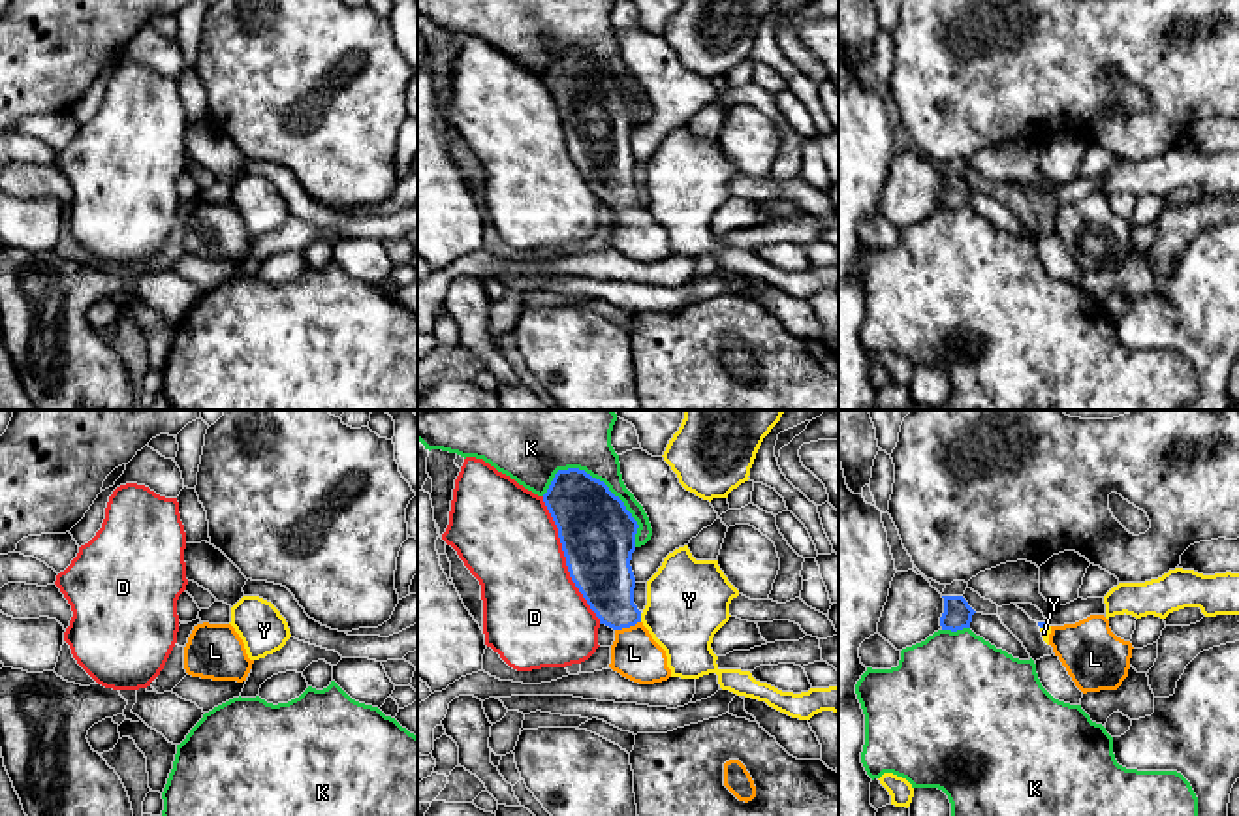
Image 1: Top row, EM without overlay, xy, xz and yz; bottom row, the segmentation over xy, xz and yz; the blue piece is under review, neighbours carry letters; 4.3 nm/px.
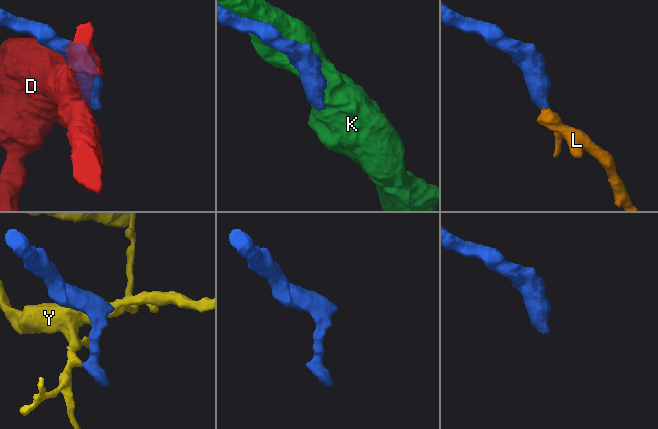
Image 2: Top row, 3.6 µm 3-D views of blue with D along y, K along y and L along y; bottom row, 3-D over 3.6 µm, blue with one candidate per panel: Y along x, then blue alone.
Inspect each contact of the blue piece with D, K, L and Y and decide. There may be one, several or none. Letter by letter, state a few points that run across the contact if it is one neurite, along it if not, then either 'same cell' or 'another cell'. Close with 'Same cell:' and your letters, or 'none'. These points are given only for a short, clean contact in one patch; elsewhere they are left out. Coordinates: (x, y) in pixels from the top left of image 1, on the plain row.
D: another cell
K: another cell
L: xz (602, 153), (627, 205), (634, 232) | same cell
Y: another cell
Same cell: L

